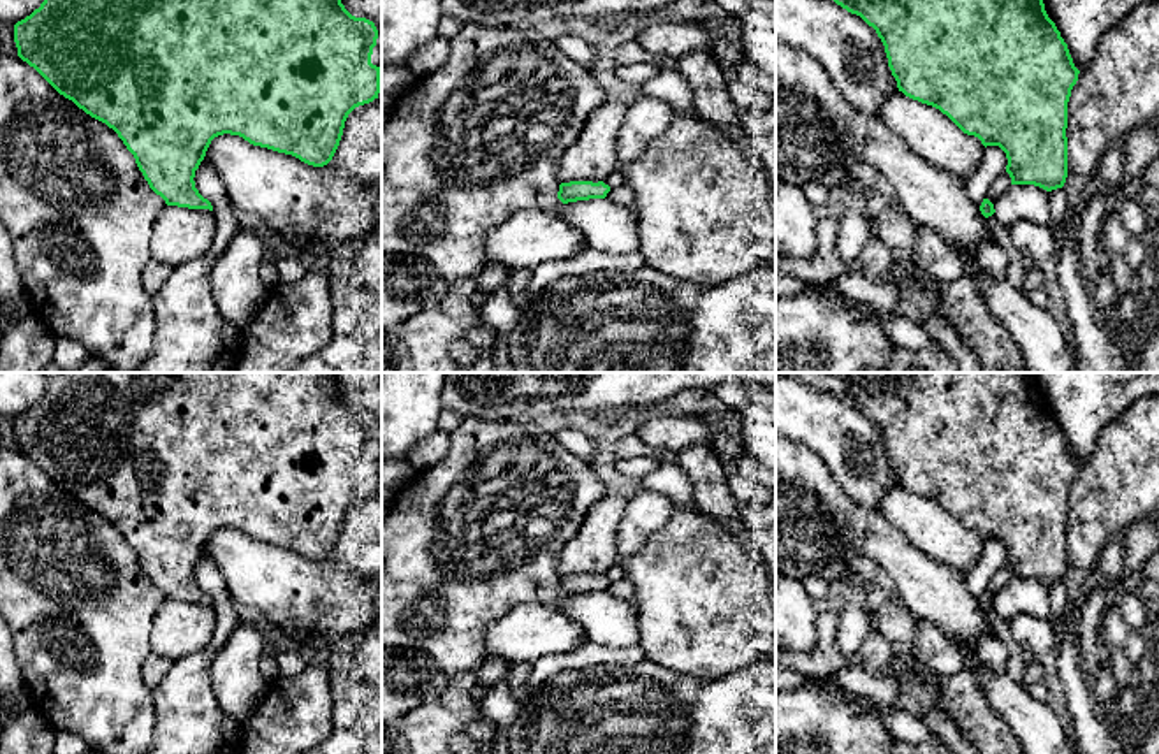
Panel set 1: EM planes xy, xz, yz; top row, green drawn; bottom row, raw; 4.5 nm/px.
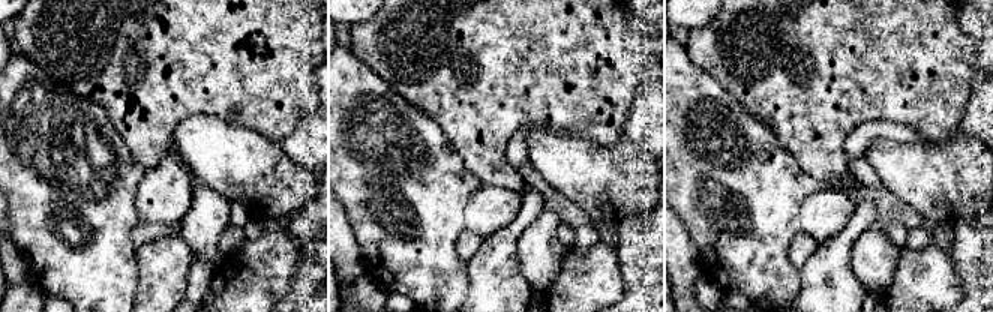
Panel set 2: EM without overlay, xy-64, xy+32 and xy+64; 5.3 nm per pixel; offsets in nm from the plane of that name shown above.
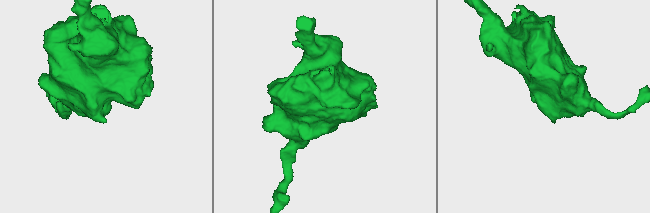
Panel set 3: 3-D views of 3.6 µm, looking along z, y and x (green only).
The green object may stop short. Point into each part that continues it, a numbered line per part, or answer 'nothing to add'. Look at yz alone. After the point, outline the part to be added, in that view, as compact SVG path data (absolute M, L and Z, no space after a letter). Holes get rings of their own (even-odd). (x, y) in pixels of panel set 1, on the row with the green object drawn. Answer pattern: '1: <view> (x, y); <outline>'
nothing to add

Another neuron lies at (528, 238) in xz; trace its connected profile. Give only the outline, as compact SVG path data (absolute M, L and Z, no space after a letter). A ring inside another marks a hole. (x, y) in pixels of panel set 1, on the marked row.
M521 209L487 232L485 260L521 271L549 260L573 258L586 246L580 230L561 214L545 209Z

